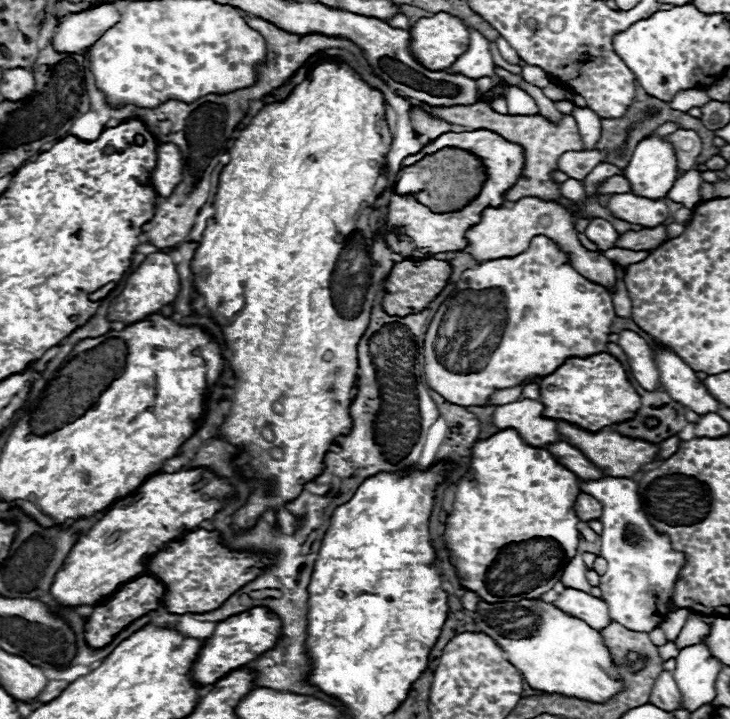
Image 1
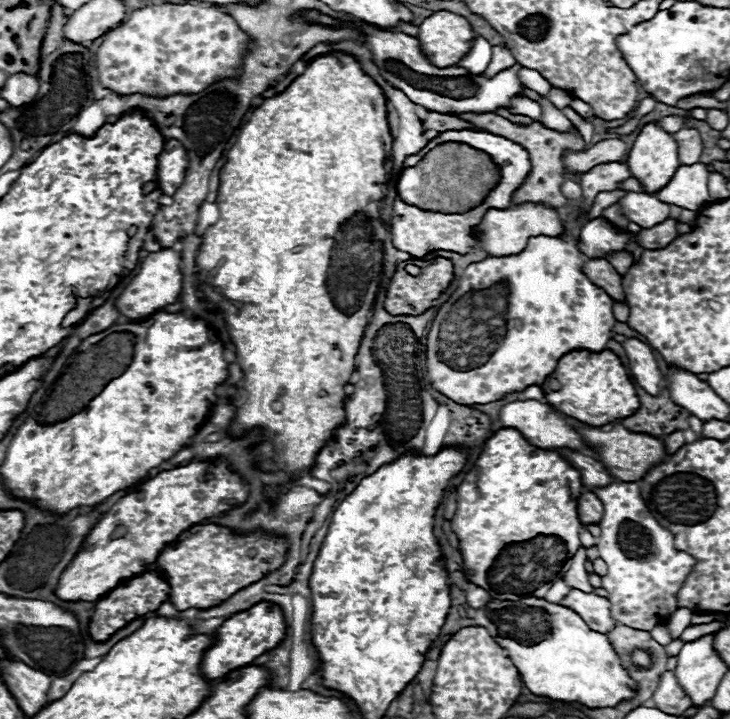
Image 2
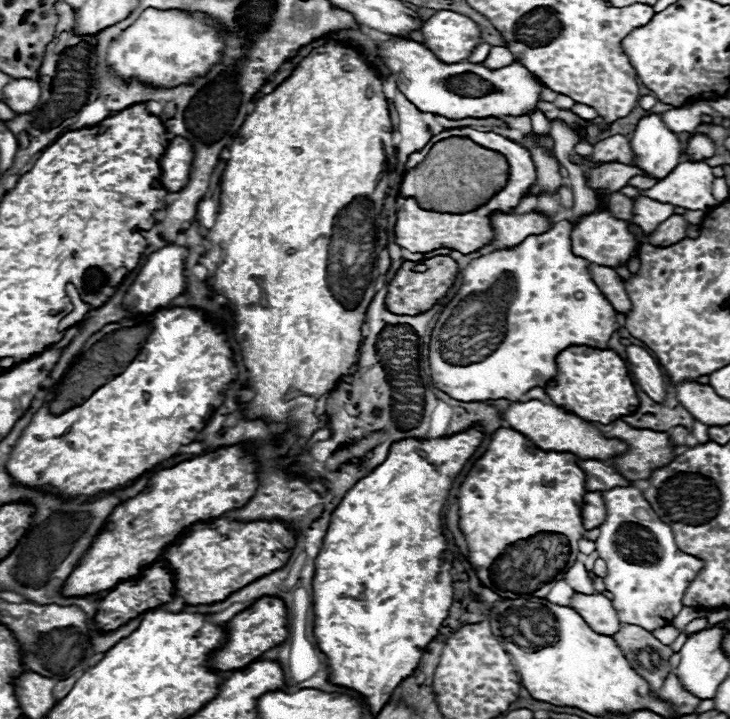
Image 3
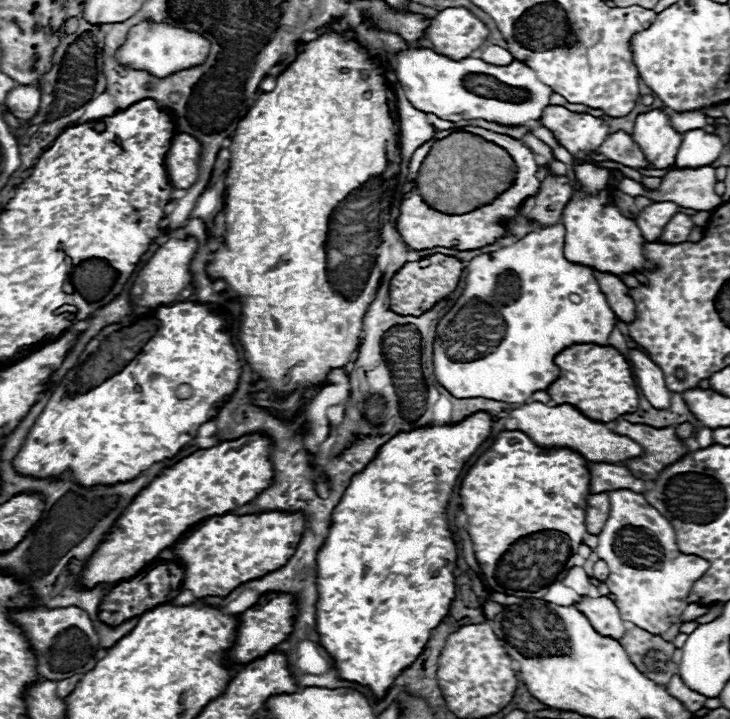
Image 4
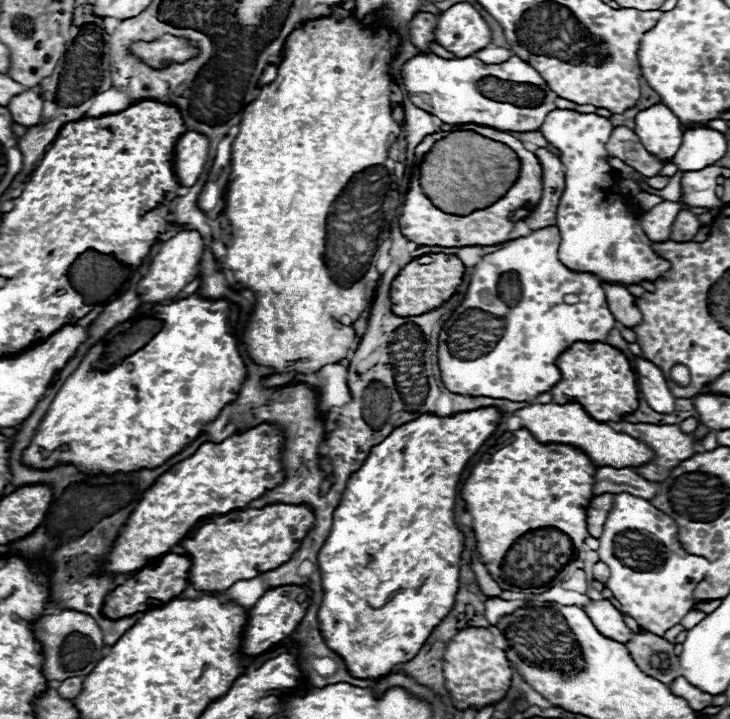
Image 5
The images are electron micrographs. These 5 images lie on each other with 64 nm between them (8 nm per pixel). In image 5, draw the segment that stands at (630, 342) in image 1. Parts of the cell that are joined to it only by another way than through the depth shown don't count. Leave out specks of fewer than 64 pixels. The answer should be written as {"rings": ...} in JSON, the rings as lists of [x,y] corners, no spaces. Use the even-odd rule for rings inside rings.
{"rings":[[[636,356],[634,358],[634,372],[636,372],[638,388],[644,394],[650,408],[654,408],[656,412],[670,414],[674,410],[674,396],[668,390],[662,370],[656,364],[652,364],[650,360]]]}

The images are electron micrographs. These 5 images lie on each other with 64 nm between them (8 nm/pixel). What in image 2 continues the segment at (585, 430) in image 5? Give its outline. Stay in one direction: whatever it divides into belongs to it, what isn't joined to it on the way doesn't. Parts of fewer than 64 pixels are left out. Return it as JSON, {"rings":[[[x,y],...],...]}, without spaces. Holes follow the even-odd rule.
{"rings":[[[516,400],[510,404],[504,404],[500,408],[498,414],[500,426],[502,428],[516,428],[520,430],[520,434],[534,446],[550,450],[550,448],[574,448],[574,450],[586,450],[586,446],[582,444],[582,438],[570,428],[568,420],[564,416],[560,416],[558,412],[554,412],[554,408],[550,408],[548,404],[542,404],[538,400]]]}

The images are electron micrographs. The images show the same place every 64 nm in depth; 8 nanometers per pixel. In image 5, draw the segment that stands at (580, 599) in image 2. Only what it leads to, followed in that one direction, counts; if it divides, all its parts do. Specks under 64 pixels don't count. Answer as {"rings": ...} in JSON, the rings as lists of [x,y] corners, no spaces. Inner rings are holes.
{"rings":[[[590,600],[590,604],[582,608],[590,616],[598,632],[602,632],[602,636],[610,636],[612,640],[622,640],[622,644],[630,640],[632,630],[624,624],[622,614],[612,606],[610,600]]]}

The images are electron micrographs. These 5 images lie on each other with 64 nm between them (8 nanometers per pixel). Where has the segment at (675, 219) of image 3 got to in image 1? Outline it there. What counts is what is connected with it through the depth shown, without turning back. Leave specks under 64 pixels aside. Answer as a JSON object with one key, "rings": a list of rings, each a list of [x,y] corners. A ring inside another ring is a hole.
{"rings":[[[656,226],[656,228],[646,228],[640,232],[624,232],[620,234],[620,238],[616,240],[616,248],[624,248],[624,250],[650,250],[656,248],[664,242],[666,238],[666,226]]]}

